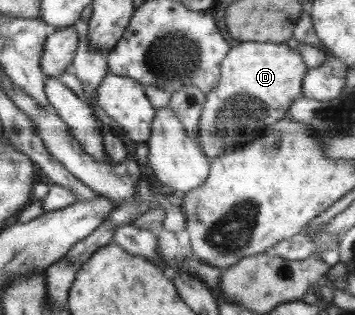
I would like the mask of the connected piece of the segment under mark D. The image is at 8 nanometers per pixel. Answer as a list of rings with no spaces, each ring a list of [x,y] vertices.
[[[258,41],[240,42],[232,47],[220,65],[220,80],[205,94],[205,102],[198,120],[197,144],[211,162],[214,157],[228,153],[250,143],[263,135],[267,126],[285,117],[292,102],[302,94],[302,82],[308,72],[300,53],[283,43],[268,43]]]

